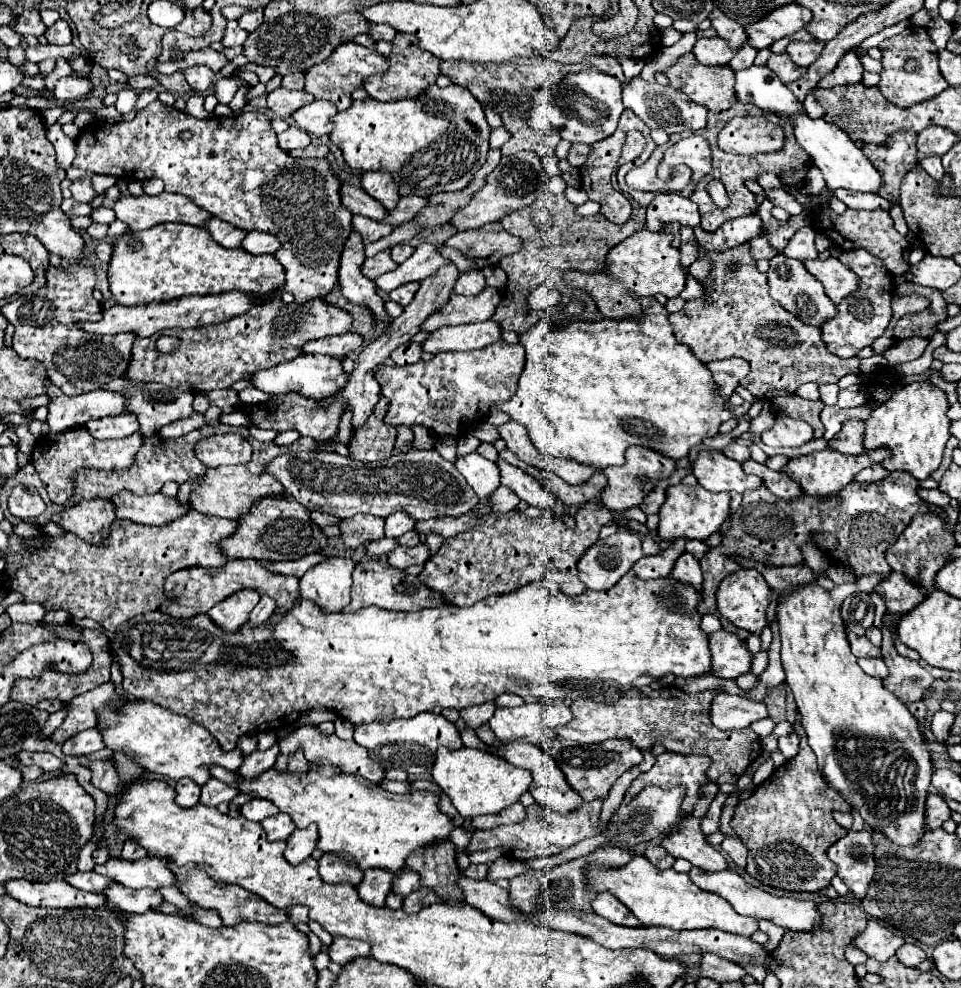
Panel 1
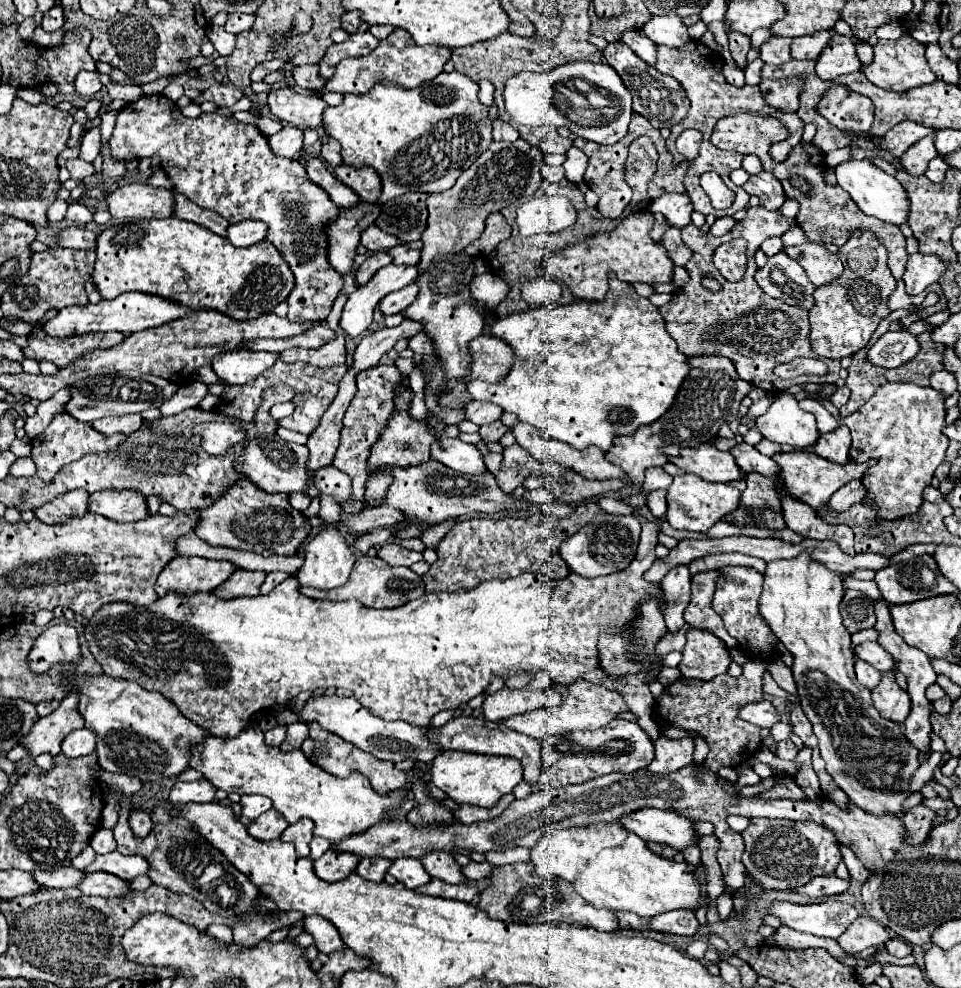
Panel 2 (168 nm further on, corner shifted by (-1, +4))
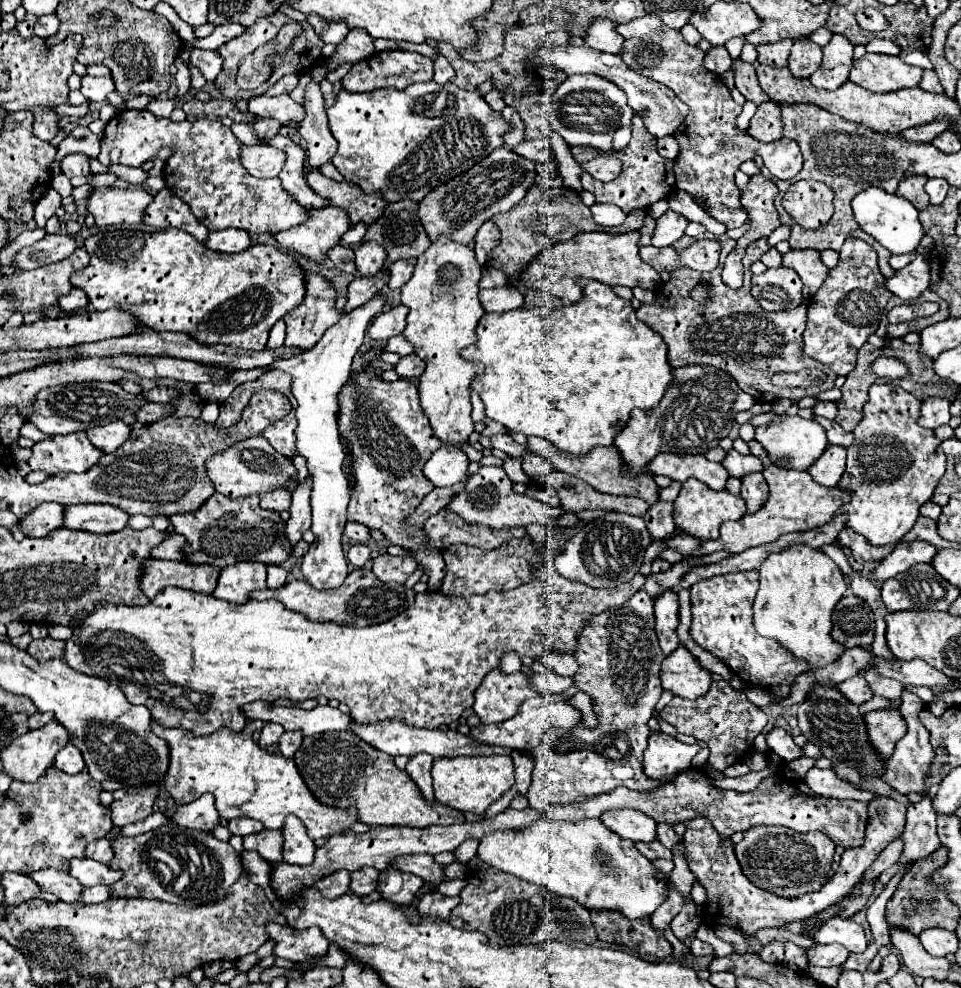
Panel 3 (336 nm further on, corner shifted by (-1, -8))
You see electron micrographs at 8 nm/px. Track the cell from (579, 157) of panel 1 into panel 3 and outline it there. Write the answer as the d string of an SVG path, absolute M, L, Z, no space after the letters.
M548 137L536 139L536 141L522 141L520 145L514 147L514 151L526 159L536 161L536 163L546 163L546 161L552 161L552 157L554 157L554 151L550 147Z

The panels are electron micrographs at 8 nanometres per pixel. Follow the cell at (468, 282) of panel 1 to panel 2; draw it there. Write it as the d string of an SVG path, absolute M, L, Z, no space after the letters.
M482 273L482 275L476 275L472 279L470 291L472 291L472 299L482 301L486 311L494 311L500 305L500 301L508 295L510 287L500 275Z

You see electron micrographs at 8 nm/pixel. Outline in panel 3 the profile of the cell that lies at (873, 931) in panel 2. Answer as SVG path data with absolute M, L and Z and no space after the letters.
M816 945L808 951L808 961L820 967L840 967L848 959L848 953L850 951L844 951L844 947L840 945Z

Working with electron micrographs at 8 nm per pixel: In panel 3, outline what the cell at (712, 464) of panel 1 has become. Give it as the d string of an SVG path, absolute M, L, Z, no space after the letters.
M674 453L656 455L656 459L648 463L648 471L652 475L666 475L680 483L694 477L714 491L724 491L726 481L730 477L722 463L712 463L704 455L674 455Z

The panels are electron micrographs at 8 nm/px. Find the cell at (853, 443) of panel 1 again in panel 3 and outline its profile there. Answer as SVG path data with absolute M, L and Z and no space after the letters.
M828 445L826 451L816 459L816 463L812 463L808 473L814 477L816 483L832 487L838 485L844 467L846 467L846 447Z

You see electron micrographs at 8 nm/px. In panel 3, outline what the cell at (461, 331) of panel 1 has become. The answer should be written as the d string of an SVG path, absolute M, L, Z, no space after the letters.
M412 353L412 355L406 355L400 359L400 363L396 365L396 373L404 379L410 379L410 377L420 377L424 373L424 361Z

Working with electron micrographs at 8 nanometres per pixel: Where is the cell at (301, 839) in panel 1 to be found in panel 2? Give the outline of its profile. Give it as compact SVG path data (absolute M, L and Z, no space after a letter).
M300 819L298 823L292 823L284 829L282 833L282 841L288 841L288 843L294 843L296 847L296 853L300 857L308 857L310 855L310 841L312 841L312 829L314 829L314 823L310 819Z

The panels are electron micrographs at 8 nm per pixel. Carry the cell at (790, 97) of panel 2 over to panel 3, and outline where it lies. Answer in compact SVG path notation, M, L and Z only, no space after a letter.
M766 101L758 107L754 117L750 119L748 133L764 143L770 143L770 141L776 141L782 137L782 133L784 133L782 113L780 113L780 109L776 109L776 103Z

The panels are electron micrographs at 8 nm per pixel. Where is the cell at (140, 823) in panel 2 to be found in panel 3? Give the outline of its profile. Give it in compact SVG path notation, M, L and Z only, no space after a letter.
M158 787L144 789L128 789L128 797L112 803L112 821L114 825L128 825L146 819L152 813L152 803L158 795Z

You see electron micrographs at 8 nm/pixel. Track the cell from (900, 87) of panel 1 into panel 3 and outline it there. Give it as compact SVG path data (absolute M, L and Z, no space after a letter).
M866 53L862 59L856 59L850 71L850 81L872 91L872 93L892 93L906 87L918 87L922 79L922 69L906 65L900 57L882 55L882 53Z

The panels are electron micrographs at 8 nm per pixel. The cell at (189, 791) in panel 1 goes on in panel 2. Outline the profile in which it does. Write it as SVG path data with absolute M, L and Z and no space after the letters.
M206 779L204 781L192 781L192 783L174 783L168 801L174 805L210 803L210 801L214 801L214 793L216 793L216 789Z

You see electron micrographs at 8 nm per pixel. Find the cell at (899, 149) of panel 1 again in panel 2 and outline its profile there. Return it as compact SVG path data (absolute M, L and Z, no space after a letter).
M902 121L882 137L880 145L884 147L884 151L888 151L896 159L900 159L900 155L904 155L916 141L920 141L922 137L932 135L932 133L934 133L932 127L924 127L914 121Z

